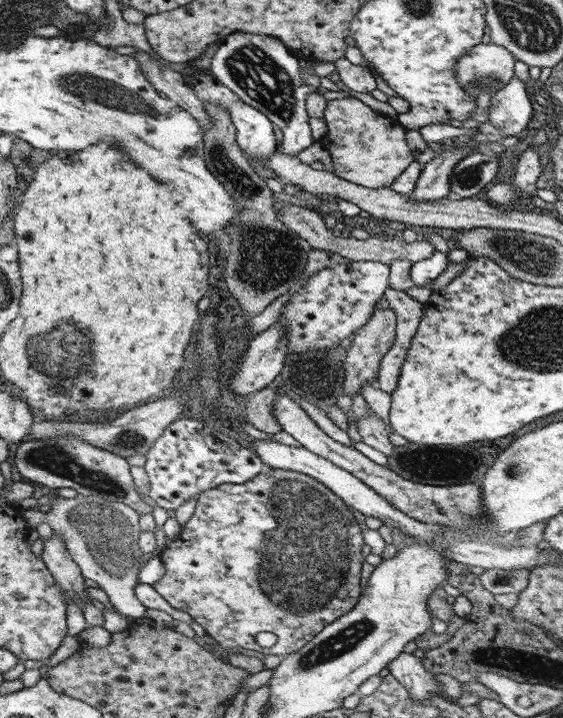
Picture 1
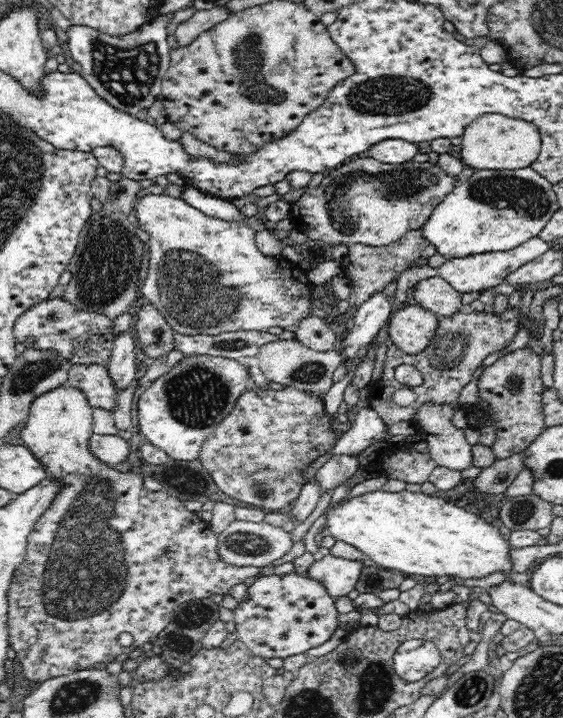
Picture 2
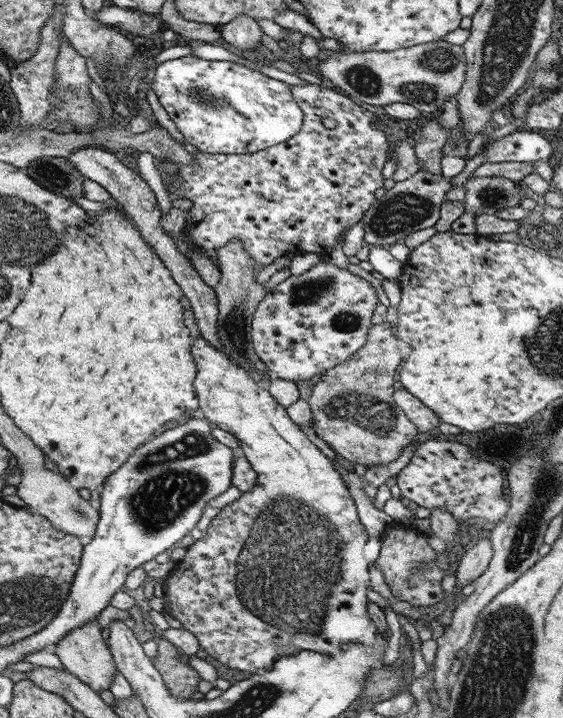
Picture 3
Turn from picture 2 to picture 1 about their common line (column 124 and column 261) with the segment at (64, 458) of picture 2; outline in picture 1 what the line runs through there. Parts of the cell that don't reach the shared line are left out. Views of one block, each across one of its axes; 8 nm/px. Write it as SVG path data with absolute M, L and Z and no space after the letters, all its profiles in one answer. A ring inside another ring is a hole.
M269 469L243 484L221 483L215 488L199 494L195 501L194 511L180 529L177 538L174 537L159 552L158 557L164 564L164 573L151 586L169 606L187 612L203 628L204 632L223 648L243 648L243 650L252 650L264 654L264 656L269 656L269 654L285 656L305 646L309 640L324 629L324 626L331 624L342 614L348 613L357 602L362 591L359 572L361 562L364 561L364 555L361 552L364 543L360 527L361 525L355 521L353 514L349 511L349 507L324 484L293 470ZM259 632L271 632L275 636L275 643L269 648L257 645L255 636Z

